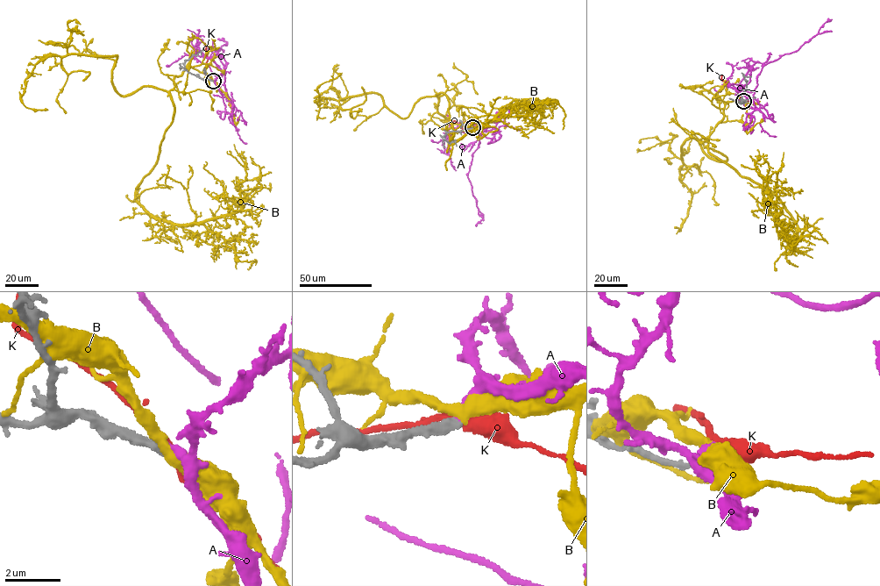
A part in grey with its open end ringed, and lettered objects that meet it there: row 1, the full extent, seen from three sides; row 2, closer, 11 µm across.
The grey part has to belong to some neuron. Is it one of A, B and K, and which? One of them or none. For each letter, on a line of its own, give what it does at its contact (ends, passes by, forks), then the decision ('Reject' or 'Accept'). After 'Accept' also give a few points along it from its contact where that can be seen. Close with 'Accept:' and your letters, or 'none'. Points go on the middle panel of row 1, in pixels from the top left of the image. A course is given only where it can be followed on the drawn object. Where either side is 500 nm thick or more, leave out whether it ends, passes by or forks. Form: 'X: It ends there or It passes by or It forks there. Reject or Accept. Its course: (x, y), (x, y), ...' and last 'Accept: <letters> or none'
A: It ends there. Accept. Its course: (471, 128), (500, 136), (488, 143), (495, 139), (480, 134), (472, 153), (467, 175), (483, 217), (476, 225)
B: It passes by. Reject
K: It passes by. Reject
Accept: A

